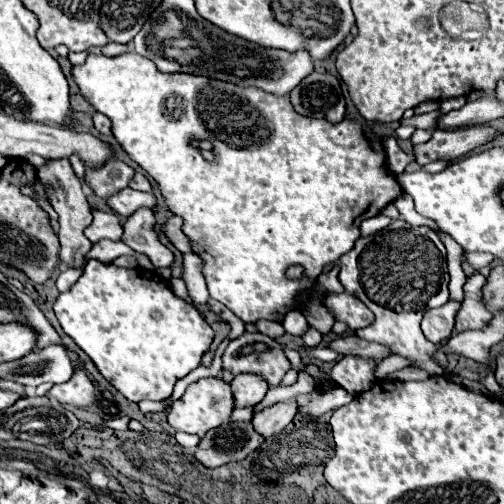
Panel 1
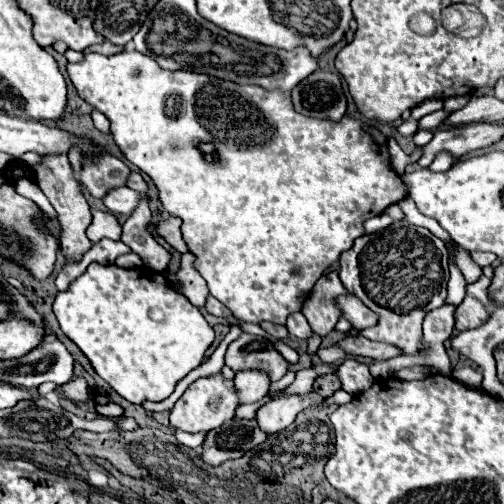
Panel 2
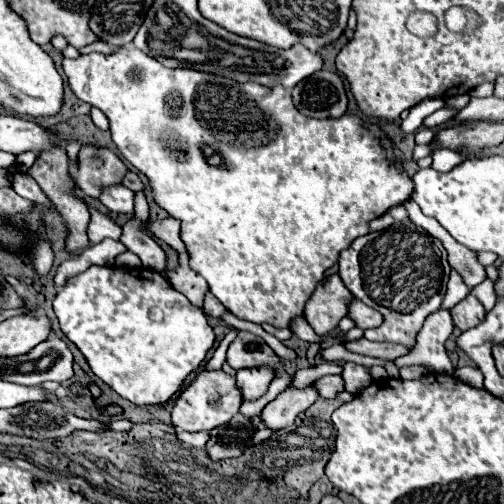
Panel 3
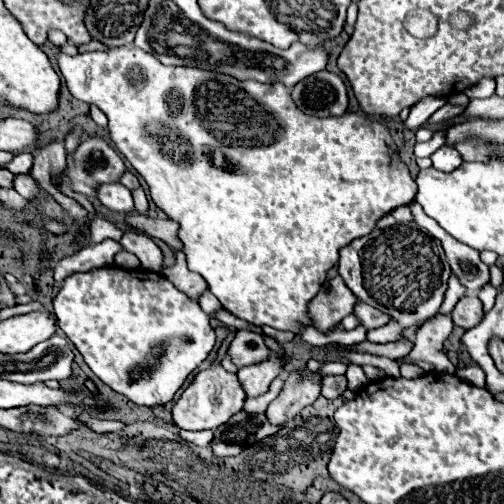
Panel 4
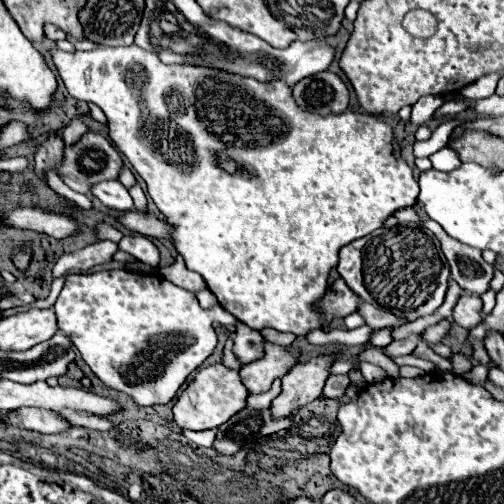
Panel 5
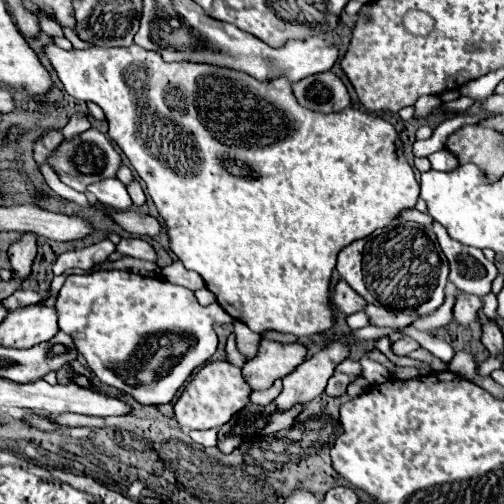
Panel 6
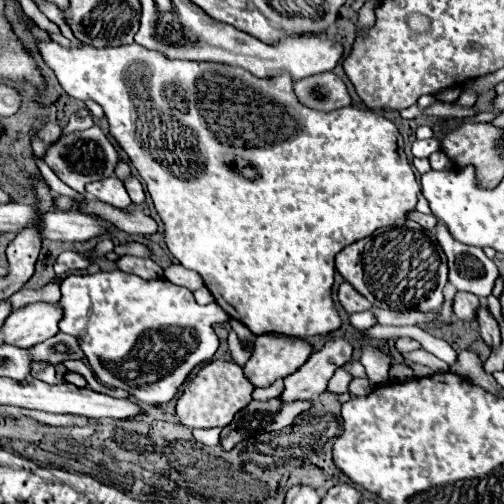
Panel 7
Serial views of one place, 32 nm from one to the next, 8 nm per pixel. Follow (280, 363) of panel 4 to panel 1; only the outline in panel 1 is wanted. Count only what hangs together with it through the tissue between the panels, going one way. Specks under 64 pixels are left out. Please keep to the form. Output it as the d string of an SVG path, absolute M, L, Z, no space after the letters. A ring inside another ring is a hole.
M238 374L232 380L232 392L236 396L236 408L256 406L268 392L268 382L256 374Z

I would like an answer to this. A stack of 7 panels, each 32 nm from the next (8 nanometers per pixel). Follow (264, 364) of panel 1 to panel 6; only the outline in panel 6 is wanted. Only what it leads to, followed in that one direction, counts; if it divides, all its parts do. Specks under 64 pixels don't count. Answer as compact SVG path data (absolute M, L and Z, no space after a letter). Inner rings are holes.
M234 320L232 326L234 326L234 334L236 334L236 342L238 342L240 352L250 360L250 358L256 354L260 334L250 332L250 328L248 328L244 322L240 322L240 320Z

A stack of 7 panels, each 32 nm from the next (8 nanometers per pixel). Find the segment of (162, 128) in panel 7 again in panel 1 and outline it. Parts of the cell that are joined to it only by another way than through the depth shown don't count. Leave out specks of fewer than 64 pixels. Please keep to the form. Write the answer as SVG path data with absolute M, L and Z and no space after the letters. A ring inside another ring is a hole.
M124 52L120 56L98 56L98 54L88 54L86 62L80 66L72 66L70 68L74 82L78 84L80 94L102 114L106 114L112 120L112 134L118 140L118 144L122 146L122 150L142 168L146 170L158 184L162 198L166 202L166 208L180 216L184 220L184 234L188 236L190 244L192 244L192 252L200 256L202 260L202 274L208 282L208 290L210 296L216 298L218 302L222 302L226 308L230 308L242 322L258 322L258 320L272 320L272 322L282 322L284 316L290 310L296 310L298 306L298 298L306 288L310 288L310 284L314 280L318 280L318 276L322 274L324 266L336 262L344 252L352 250L356 238L360 238L360 222L362 216L372 208L374 202L374 216L384 210L390 202L394 202L398 196L402 196L402 186L398 184L396 176L390 174L388 166L386 166L386 154L376 154L370 140L364 136L362 126L356 120L344 118L346 112L346 100L342 96L342 88L340 82L334 74L328 72L312 72L308 74L292 92L290 98L288 96L276 96L276 94L268 94L260 88L252 88L252 86L236 86L230 82L222 82L222 80L214 80L208 76L194 76L194 74L166 74L160 72L152 60L136 54L136 52ZM202 142L210 142L212 144L212 154L204 156L204 144ZM290 266L302 266L304 274L302 278L290 280L286 276L286 270Z

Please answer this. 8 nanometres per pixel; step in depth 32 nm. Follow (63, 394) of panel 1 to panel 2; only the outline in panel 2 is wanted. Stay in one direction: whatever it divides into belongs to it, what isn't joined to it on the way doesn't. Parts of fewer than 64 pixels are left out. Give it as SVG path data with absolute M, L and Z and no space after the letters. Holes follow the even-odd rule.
M84 378L70 380L68 384L62 386L62 390L64 390L64 396L74 400L74 402L82 402L82 400L86 400L92 394L92 390L90 390L90 386L88 386L88 382Z

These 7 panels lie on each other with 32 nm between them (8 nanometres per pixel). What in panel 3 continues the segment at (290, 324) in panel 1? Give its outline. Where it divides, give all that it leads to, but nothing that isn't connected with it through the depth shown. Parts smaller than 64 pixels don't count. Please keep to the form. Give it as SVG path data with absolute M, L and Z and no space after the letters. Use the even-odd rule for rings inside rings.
M294 318L291 322L290 330L292 330L300 340L306 340L306 342L318 342L318 344L322 344L322 342L326 340L324 336L316 334L316 332L312 330L312 326L310 326L306 320L302 320L302 318Z

